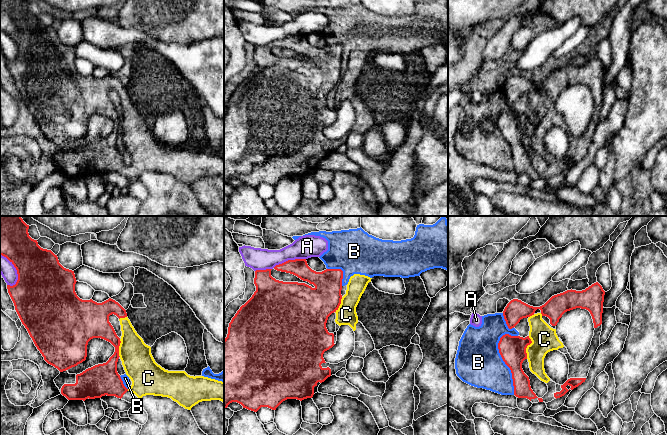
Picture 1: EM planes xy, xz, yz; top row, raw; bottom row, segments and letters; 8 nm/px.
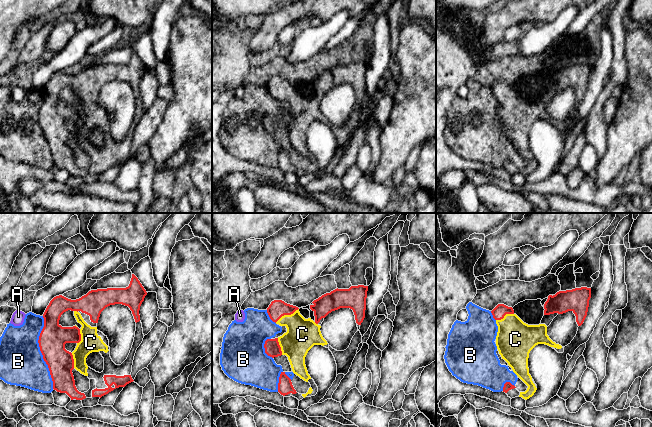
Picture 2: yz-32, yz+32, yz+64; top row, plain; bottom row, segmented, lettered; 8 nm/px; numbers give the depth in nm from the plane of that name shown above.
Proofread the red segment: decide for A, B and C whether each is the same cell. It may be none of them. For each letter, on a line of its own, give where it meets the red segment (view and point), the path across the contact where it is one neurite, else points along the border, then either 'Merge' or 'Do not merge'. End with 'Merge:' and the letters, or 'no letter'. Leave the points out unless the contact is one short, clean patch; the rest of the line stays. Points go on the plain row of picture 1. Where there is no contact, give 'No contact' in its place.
A: Touches red at xz (289, 36). Do not merge
B: Touches red at yz (505, 139). Do not merge
C: Touches red at yz (526, 123). Merge
Merge: C

